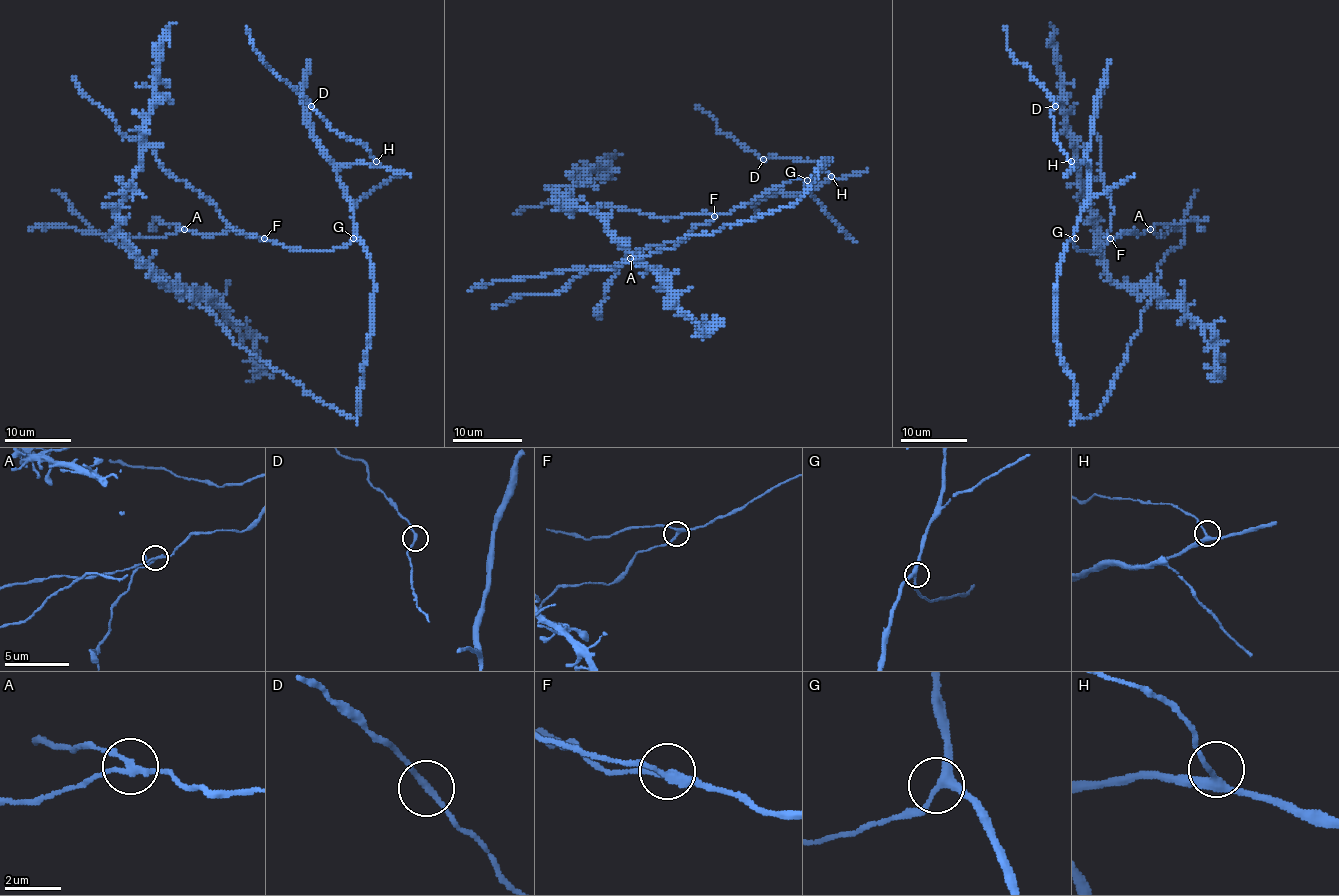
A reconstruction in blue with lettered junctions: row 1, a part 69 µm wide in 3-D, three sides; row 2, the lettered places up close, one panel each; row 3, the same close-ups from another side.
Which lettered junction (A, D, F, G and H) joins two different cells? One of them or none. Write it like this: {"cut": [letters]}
{"cut": ["A"]}

